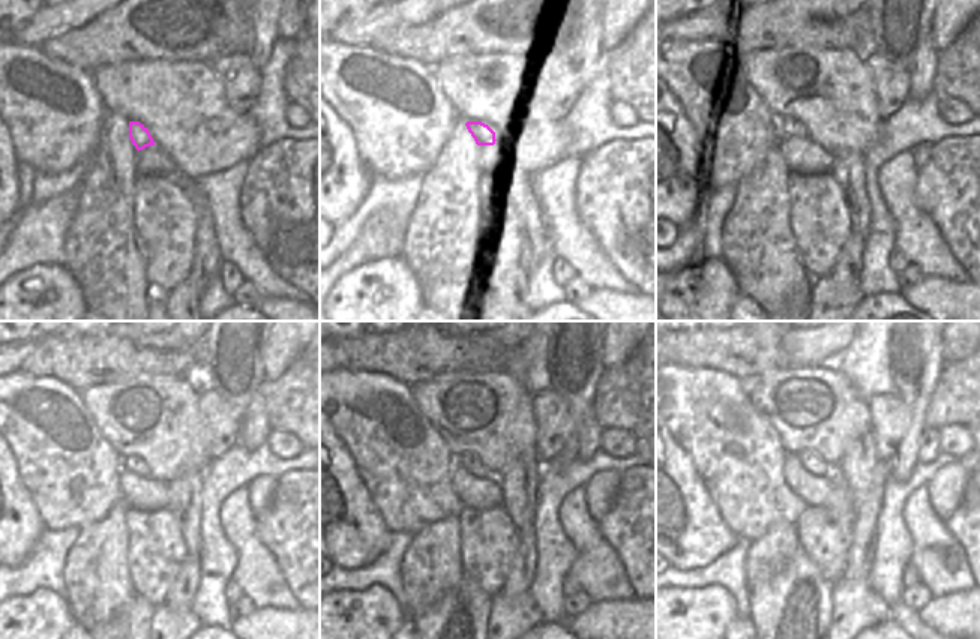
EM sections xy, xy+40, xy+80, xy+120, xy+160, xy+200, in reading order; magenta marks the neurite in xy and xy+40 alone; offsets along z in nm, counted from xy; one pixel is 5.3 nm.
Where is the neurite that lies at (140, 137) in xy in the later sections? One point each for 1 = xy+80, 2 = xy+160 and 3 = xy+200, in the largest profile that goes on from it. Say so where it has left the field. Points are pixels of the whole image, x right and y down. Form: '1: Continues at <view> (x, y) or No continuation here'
1: Continues at xy+80 (799, 128)
2: Continues at xy+160 (470, 461)
3: Continues at xy+200 (811, 461).

